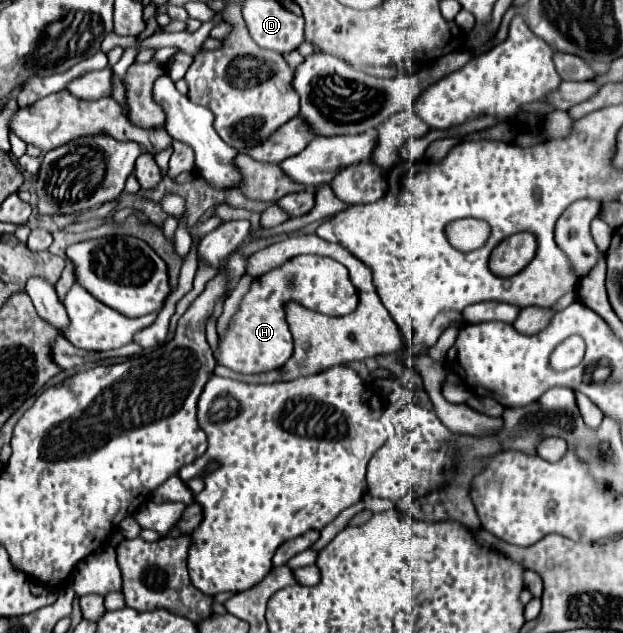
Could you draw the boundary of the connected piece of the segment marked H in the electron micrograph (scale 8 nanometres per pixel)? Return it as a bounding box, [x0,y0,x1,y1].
[216,256,358,374]

